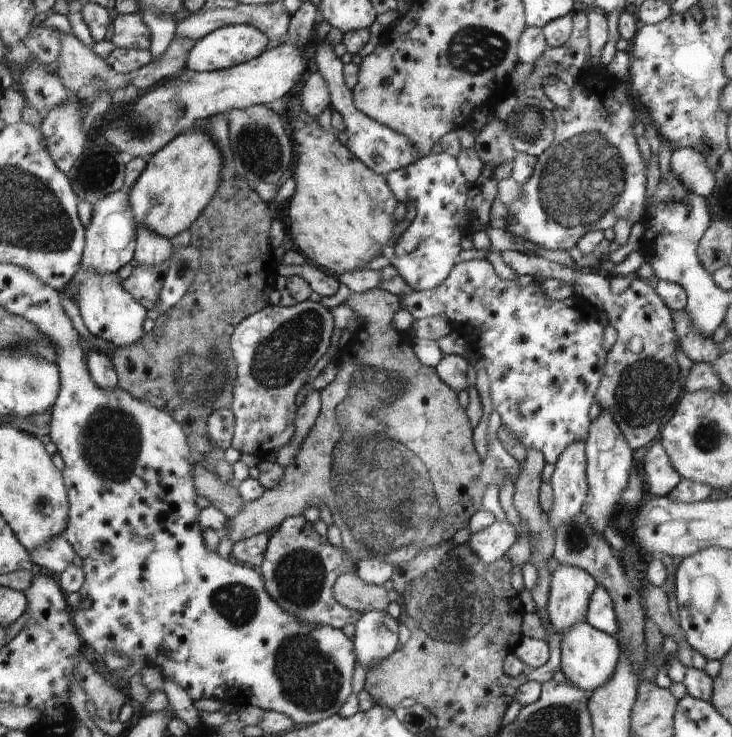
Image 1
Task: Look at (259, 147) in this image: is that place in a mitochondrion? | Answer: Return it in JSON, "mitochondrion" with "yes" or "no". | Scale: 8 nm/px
{"mitochondrion":"yes"}

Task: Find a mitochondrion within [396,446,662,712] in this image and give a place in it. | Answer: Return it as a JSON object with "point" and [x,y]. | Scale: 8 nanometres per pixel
{"point":[430,614]}

